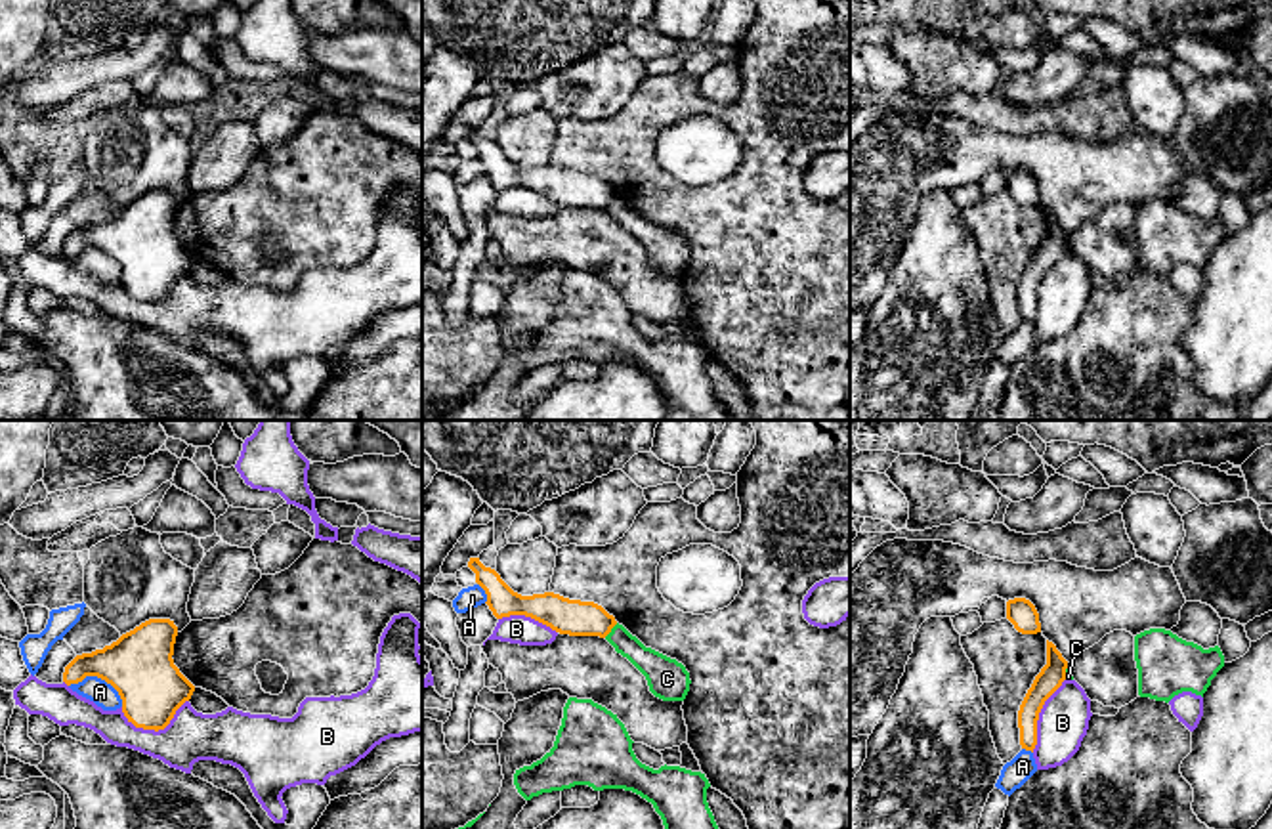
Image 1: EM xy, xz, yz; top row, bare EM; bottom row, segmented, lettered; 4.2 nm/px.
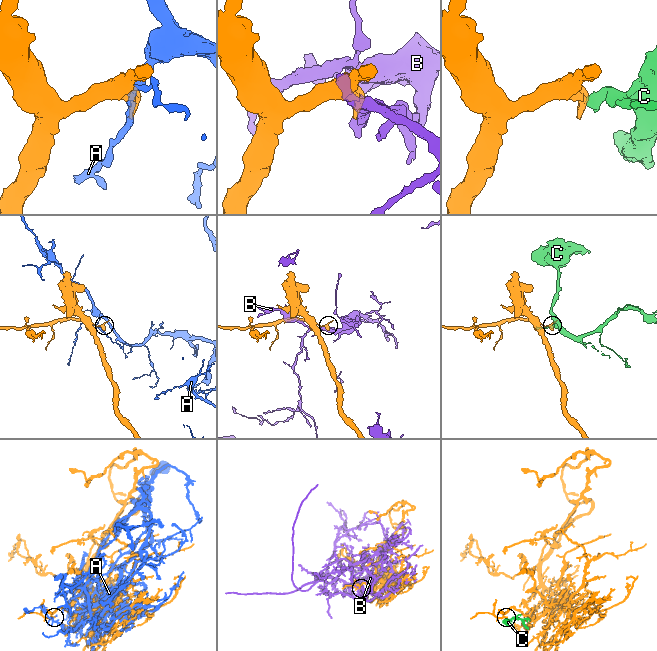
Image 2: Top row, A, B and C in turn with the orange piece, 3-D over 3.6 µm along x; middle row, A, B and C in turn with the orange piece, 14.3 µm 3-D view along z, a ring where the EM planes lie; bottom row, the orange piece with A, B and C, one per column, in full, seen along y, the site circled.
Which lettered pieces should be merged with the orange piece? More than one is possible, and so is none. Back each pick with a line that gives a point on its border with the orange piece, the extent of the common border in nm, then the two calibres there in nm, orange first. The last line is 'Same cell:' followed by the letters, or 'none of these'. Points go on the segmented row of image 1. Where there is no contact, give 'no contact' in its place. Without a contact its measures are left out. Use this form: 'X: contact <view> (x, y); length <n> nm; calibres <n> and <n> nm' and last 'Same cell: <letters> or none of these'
Same cell: none of these

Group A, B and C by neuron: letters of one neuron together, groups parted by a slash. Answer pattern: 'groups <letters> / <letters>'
groups A / B / C

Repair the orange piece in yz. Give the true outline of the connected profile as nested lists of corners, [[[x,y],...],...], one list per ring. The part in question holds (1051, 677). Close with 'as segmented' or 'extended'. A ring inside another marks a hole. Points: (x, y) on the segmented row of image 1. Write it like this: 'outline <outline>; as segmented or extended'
outline [[[1047,640],[1047,665],[1035,676],[1031,688],[1028,690],[1020,711],[1018,711],[1018,728],[1020,728],[1020,745],[1026,751],[1035,749],[1037,745],[1037,720],[1045,701],[1062,686],[1066,680],[1068,661],[1056,649],[1052,642]]]; as segmented

